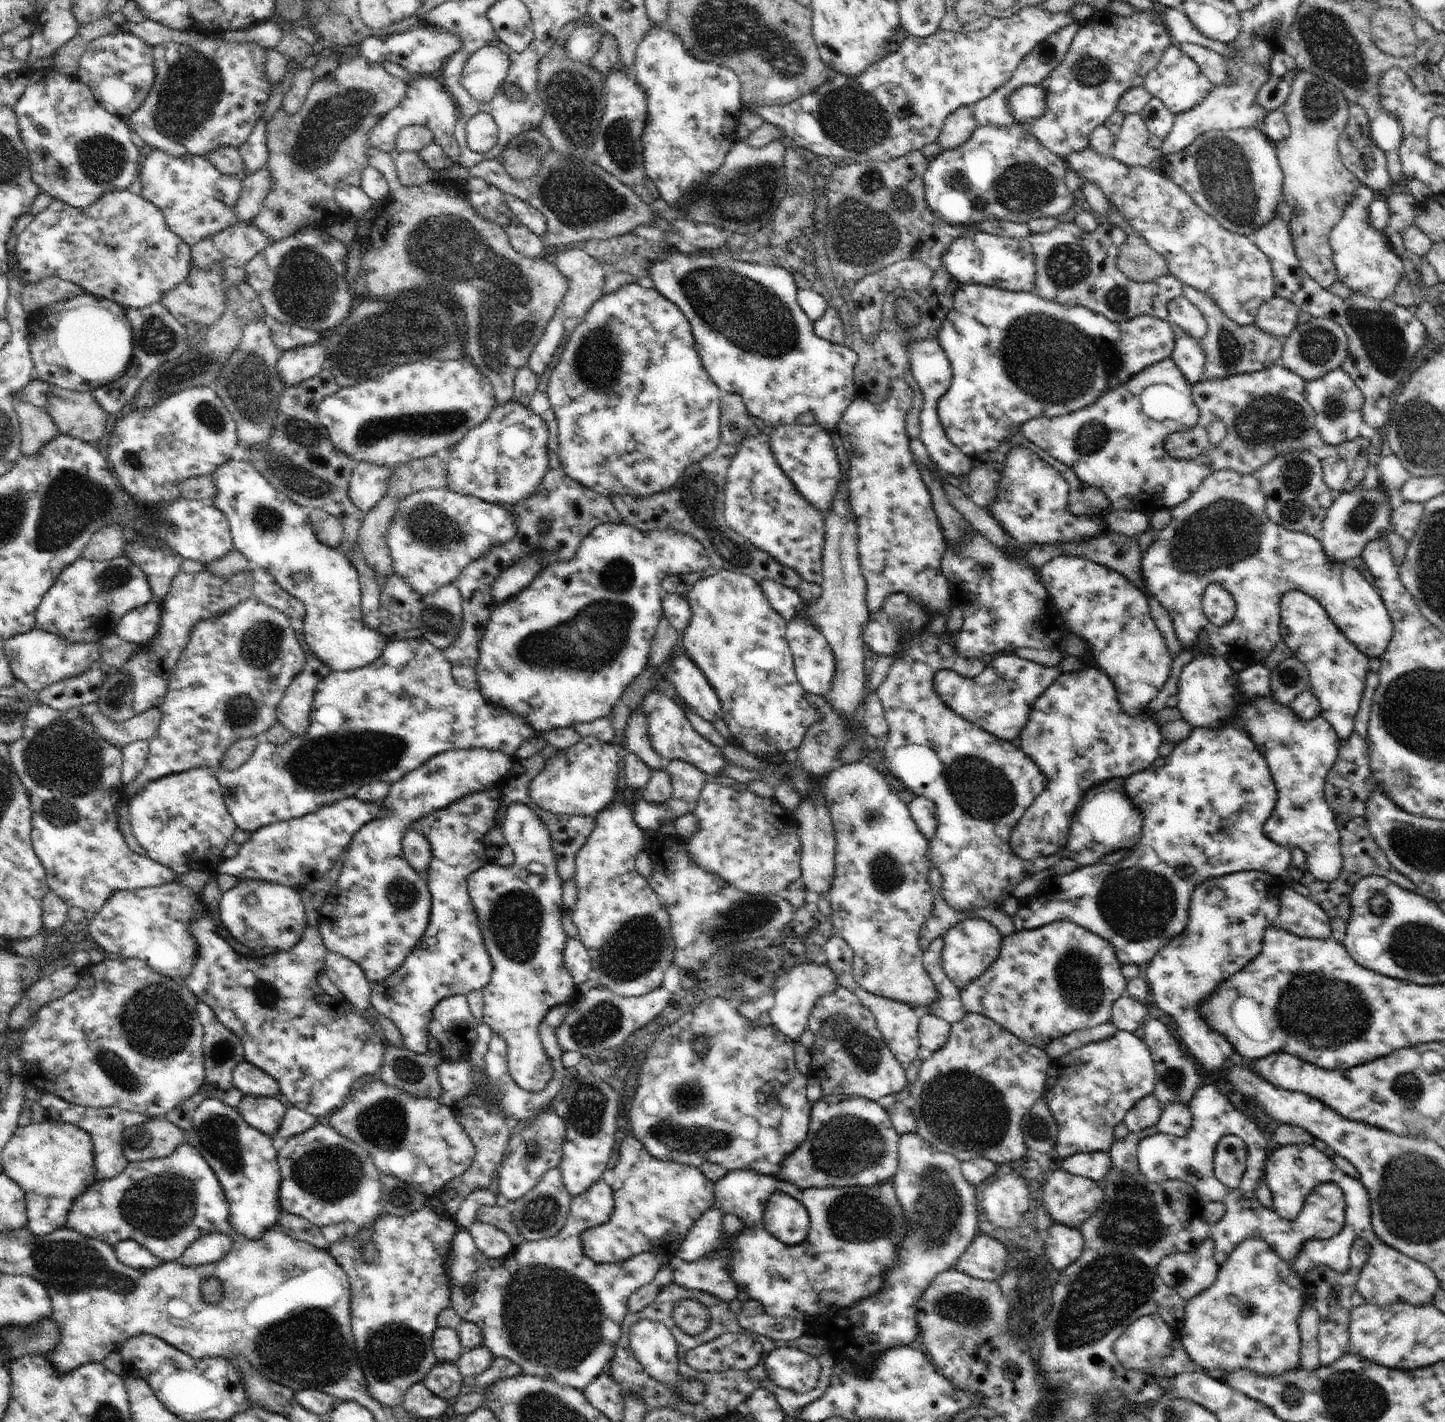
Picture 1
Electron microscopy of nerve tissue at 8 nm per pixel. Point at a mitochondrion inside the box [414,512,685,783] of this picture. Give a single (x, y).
(598, 636)

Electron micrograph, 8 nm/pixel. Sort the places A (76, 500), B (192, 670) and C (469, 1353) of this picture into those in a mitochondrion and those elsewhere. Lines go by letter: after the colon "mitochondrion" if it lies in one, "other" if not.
A: mitochondrion
B: other
C: other

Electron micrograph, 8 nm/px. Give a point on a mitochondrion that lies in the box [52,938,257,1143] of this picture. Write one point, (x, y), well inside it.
(157, 1022)

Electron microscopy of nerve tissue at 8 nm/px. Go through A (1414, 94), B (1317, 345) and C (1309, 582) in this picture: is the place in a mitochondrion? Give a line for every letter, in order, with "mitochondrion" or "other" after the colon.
A: other
B: mitochondrion
C: other

